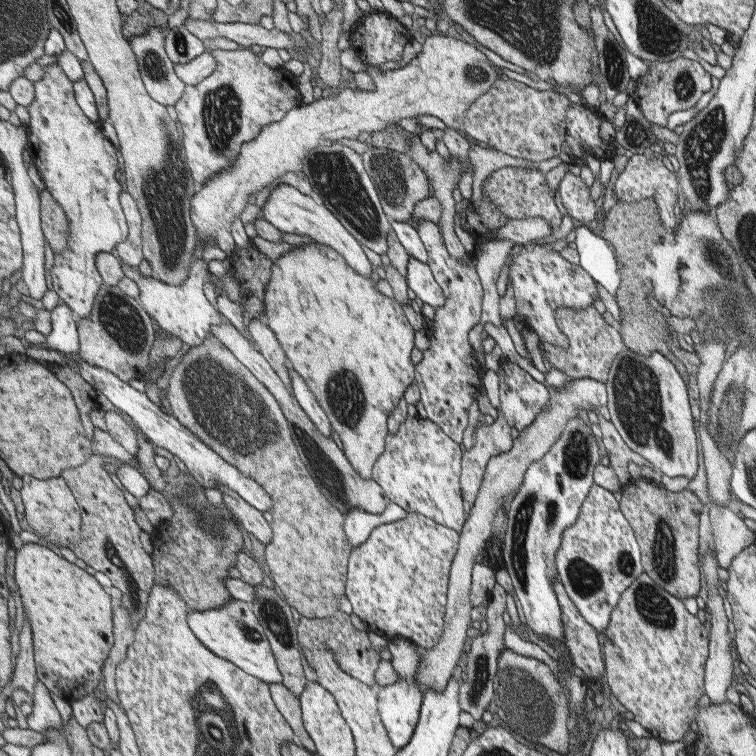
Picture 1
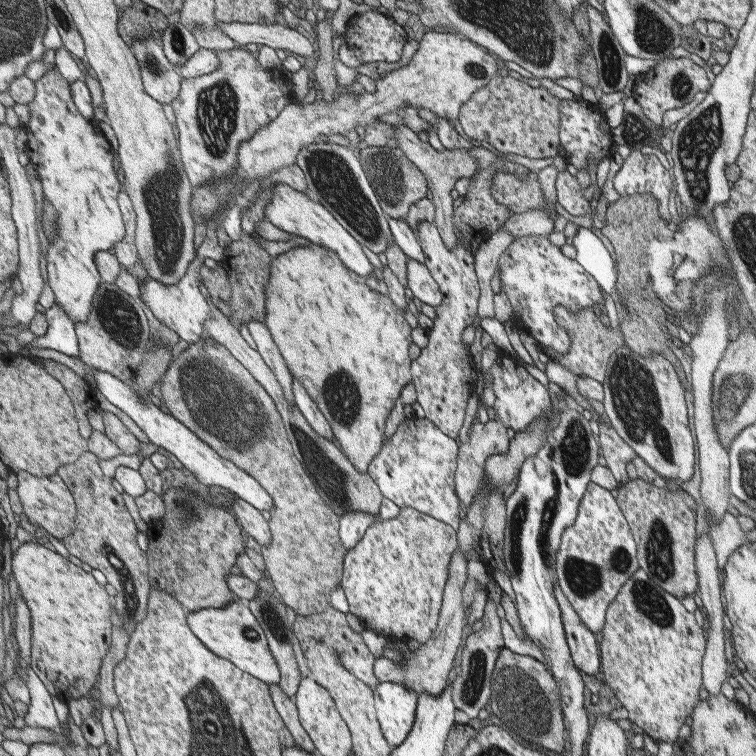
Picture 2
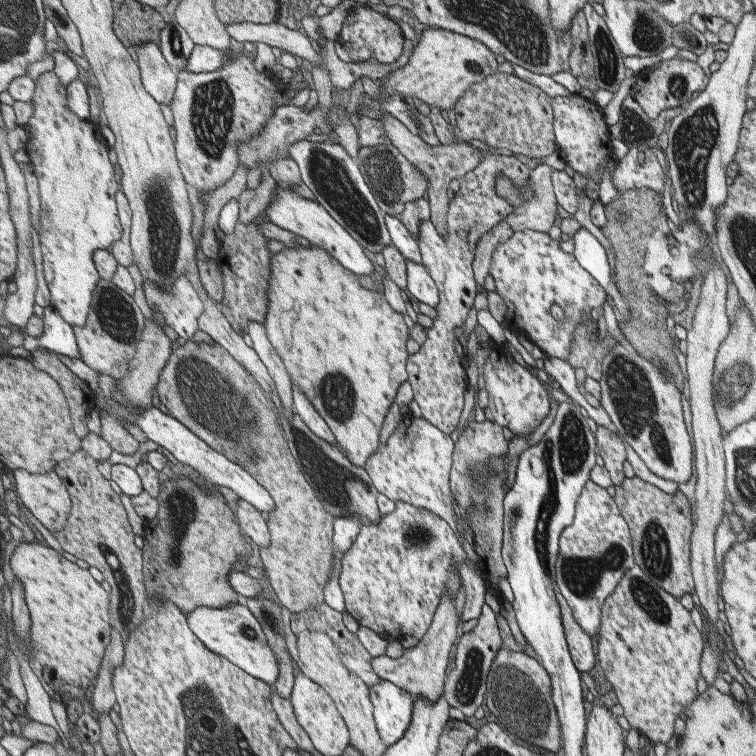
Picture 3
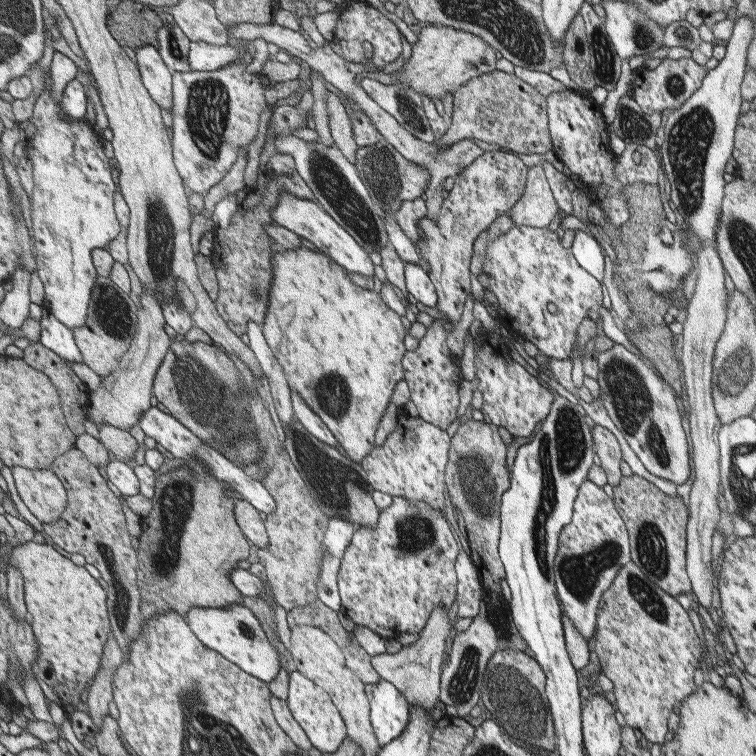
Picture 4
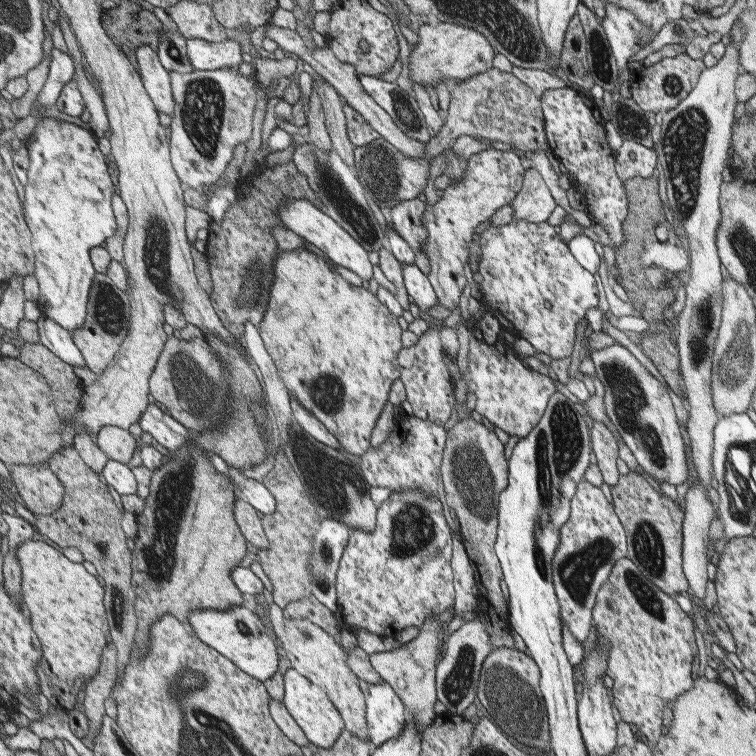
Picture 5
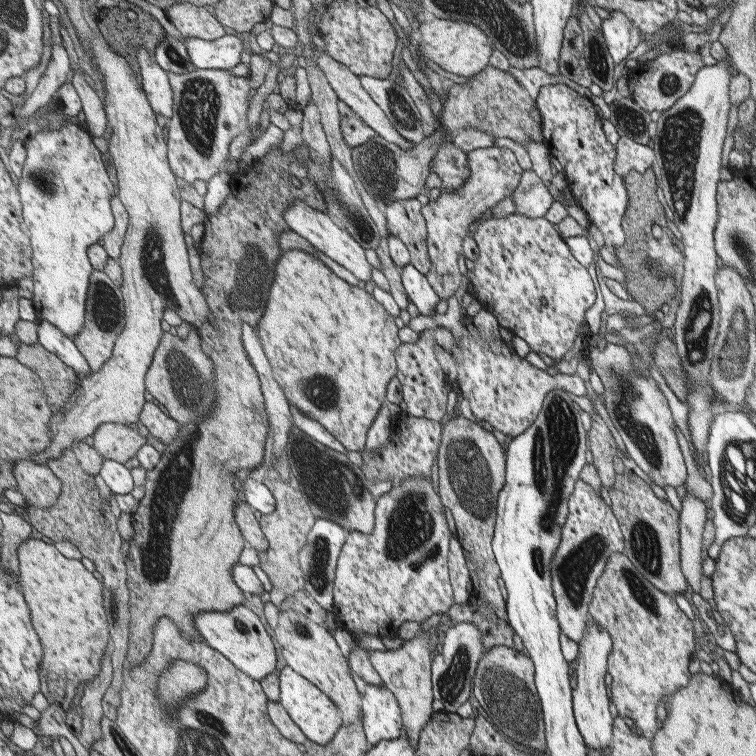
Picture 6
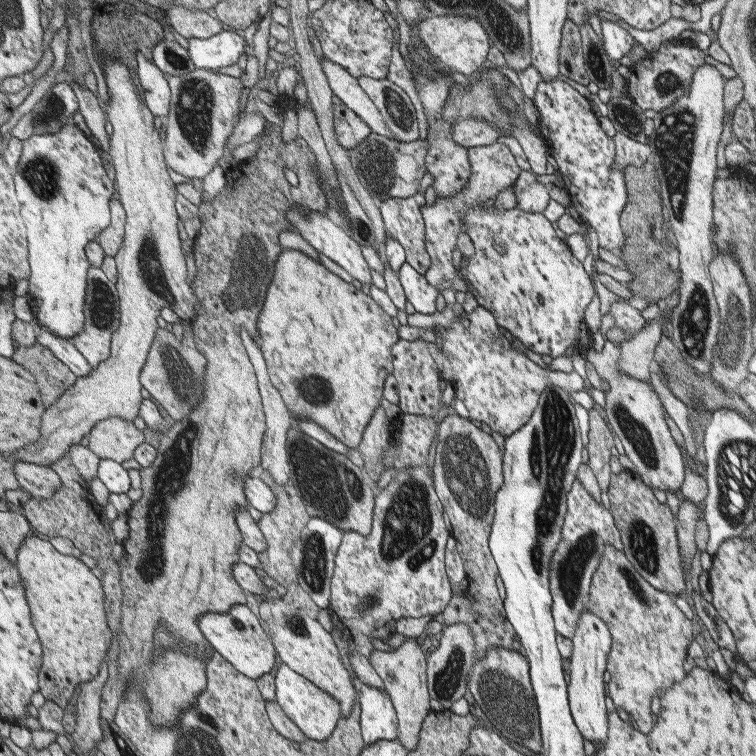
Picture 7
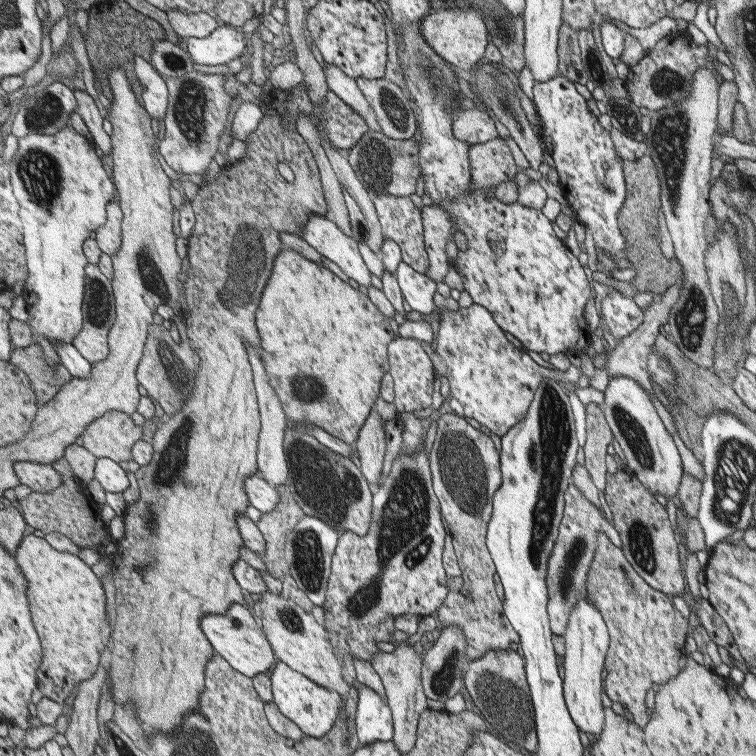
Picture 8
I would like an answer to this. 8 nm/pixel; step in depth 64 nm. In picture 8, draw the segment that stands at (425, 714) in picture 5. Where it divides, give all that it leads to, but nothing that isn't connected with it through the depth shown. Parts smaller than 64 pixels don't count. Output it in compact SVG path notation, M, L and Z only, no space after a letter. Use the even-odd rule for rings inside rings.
M401 642L389 654L383 651L373 654L370 665L382 682L387 706L391 710L393 738L390 741L395 744L397 752L402 755L409 752L415 744L419 713L427 708L427 697L421 688L421 658L415 653L413 646L409 646L407 642Z

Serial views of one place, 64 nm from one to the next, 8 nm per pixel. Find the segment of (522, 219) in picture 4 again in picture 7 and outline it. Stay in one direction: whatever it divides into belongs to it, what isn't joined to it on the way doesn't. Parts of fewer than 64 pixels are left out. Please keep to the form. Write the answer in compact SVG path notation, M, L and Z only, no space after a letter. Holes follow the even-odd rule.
M520 171L512 186L515 195L516 206L529 213L541 213L547 202L549 195L543 184L536 181L533 172Z

